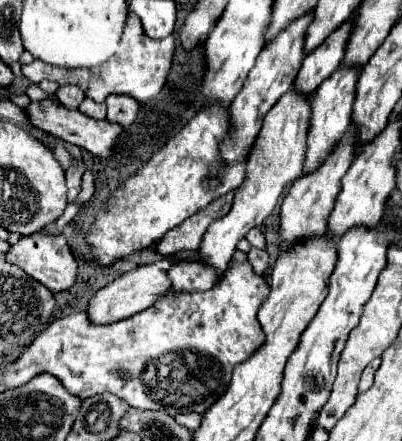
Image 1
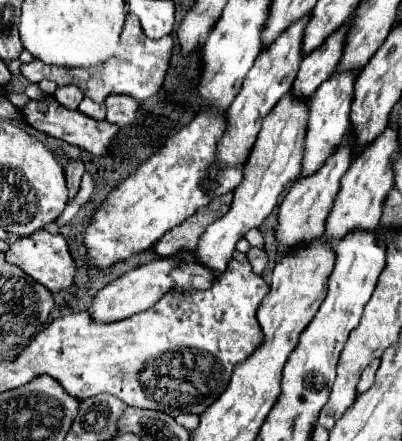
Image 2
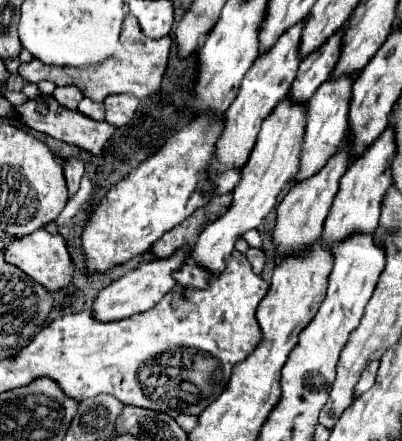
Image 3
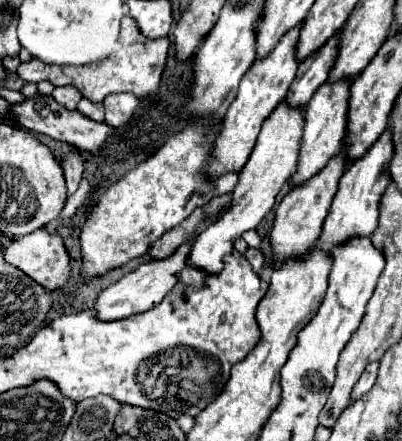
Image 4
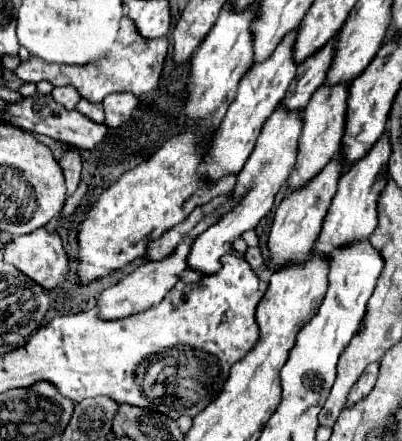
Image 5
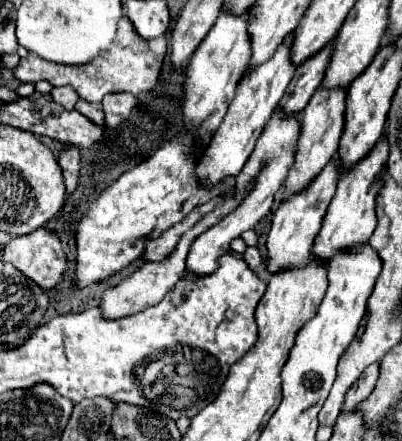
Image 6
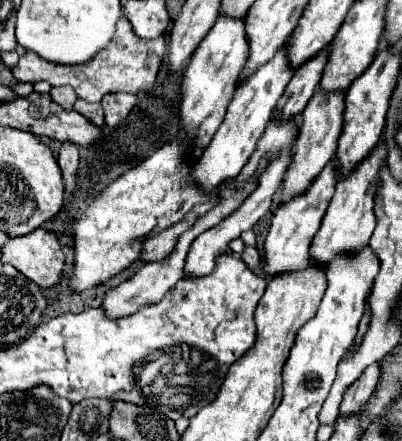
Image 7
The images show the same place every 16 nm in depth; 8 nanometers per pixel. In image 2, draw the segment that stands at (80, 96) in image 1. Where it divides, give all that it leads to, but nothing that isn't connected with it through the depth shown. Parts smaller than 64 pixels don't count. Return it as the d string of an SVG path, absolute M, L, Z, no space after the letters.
M62 86L62 88L58 88L54 92L54 96L68 110L76 110L78 104L80 104L80 100L84 98L84 92L80 92L80 88L76 88L76 86Z

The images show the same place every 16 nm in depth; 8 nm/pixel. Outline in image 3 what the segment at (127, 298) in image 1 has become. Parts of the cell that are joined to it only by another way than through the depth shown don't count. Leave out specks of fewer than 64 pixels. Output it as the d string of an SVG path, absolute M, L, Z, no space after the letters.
M182 248L180 252L176 252L170 258L164 260L154 260L148 264L138 266L136 270L126 272L122 278L118 278L116 282L112 282L110 286L106 286L104 290L98 292L94 304L92 304L92 316L98 322L114 322L118 320L118 316L134 316L138 312L144 312L148 308L152 308L156 302L162 300L162 296L166 292L170 292L174 288L174 280L170 276L170 272L174 272L176 268L180 268L180 264L184 264L184 254L188 252L188 248Z

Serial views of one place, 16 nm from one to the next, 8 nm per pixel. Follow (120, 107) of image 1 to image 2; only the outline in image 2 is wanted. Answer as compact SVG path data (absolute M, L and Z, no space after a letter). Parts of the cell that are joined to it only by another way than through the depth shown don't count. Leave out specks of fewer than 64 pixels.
M108 96L106 120L118 126L130 126L138 112L138 100L132 96Z

